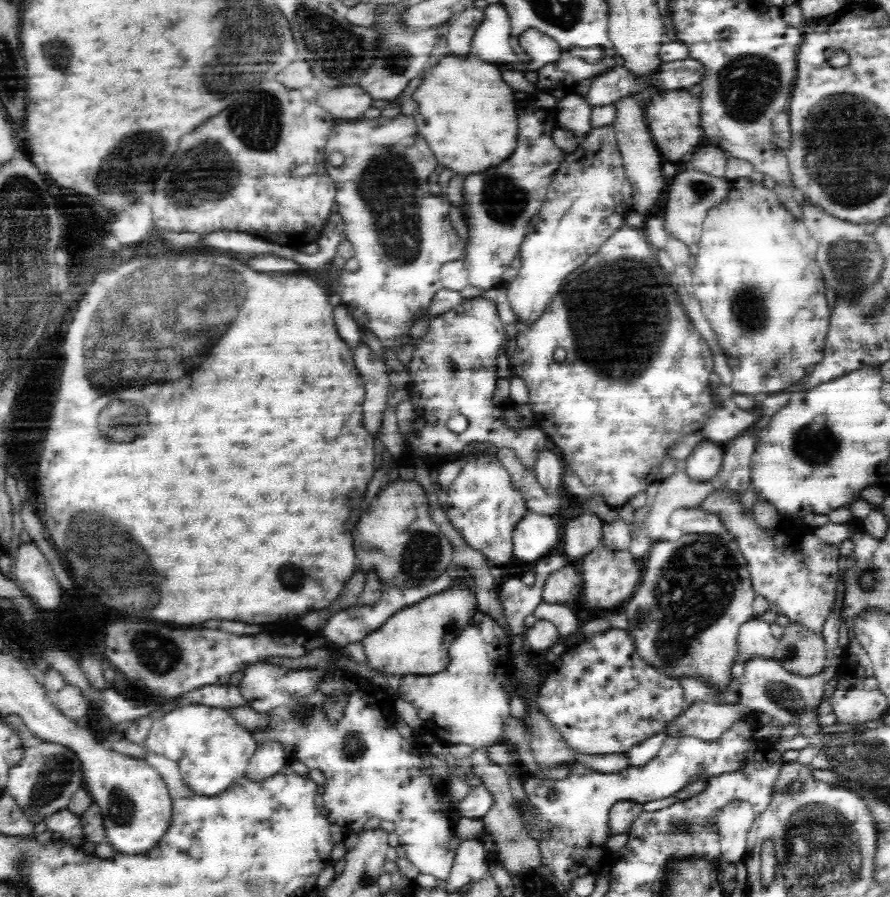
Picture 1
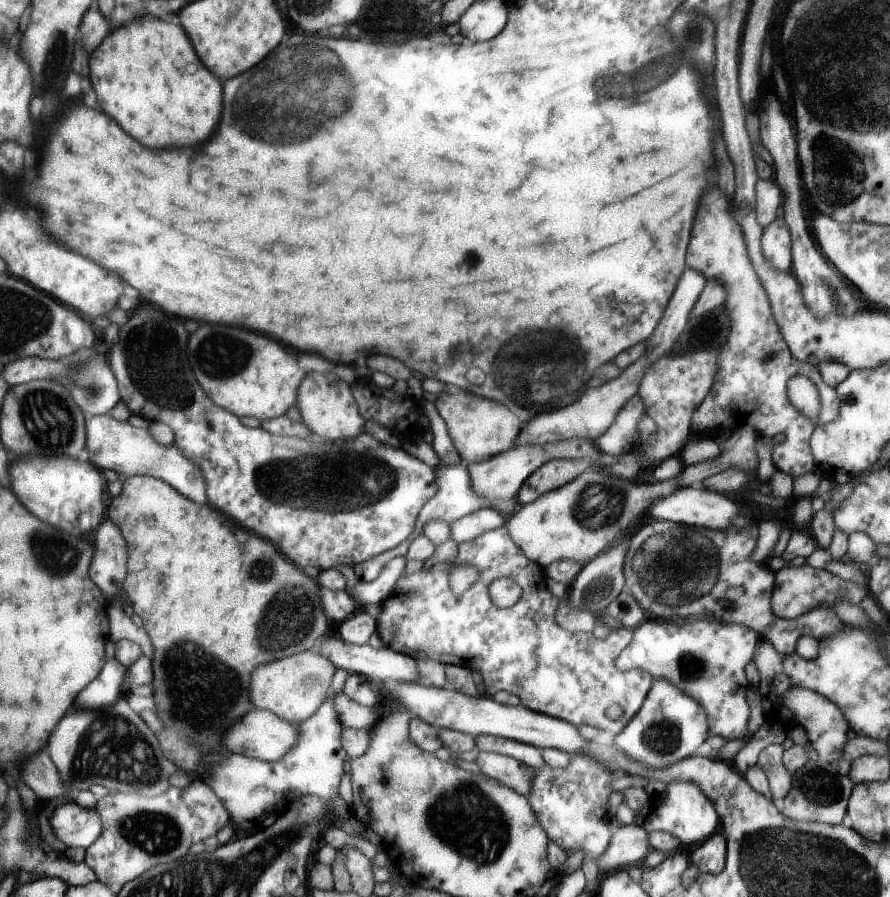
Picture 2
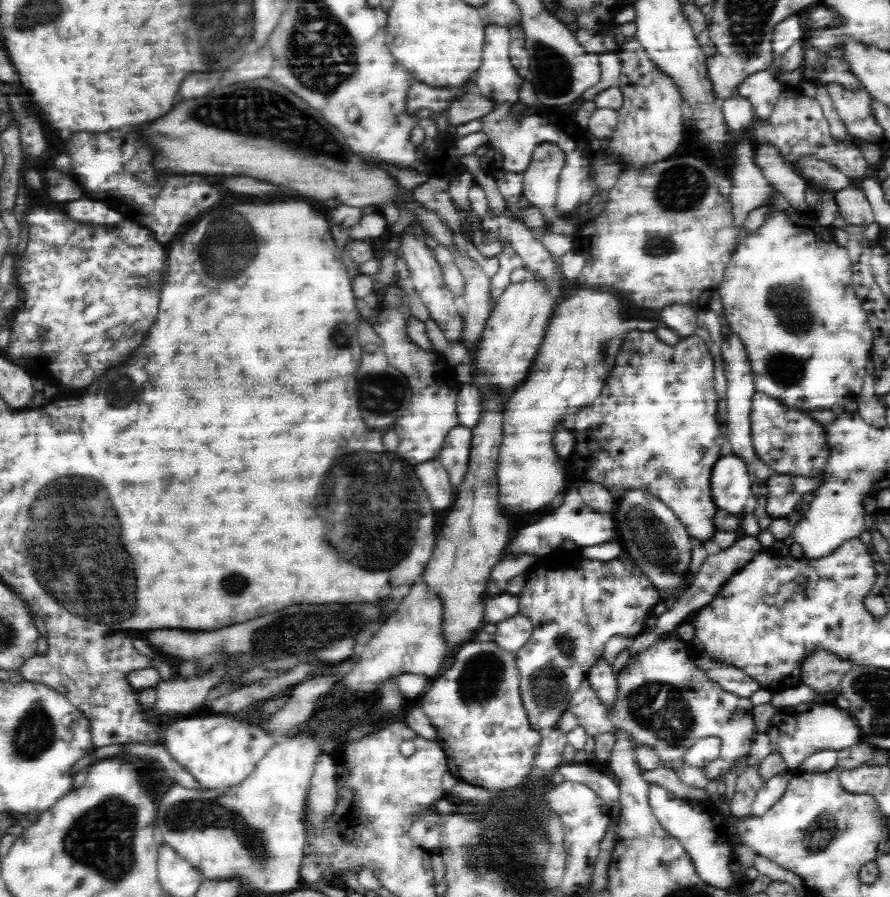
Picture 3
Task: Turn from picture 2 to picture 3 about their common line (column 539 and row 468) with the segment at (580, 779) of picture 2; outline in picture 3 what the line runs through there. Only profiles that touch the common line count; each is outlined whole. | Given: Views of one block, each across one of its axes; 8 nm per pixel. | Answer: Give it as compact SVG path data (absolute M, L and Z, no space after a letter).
M762 391L752 397L749 415L755 455L775 474L813 479L824 470L828 464L828 438L824 436L824 426L818 426L812 416L788 408Z

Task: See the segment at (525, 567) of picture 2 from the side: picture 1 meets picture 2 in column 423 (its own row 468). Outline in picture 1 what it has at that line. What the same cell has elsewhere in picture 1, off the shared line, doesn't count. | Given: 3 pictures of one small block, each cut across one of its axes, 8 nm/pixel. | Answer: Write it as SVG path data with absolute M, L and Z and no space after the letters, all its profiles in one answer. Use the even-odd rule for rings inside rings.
M620 228L614 236L610 236L601 244L596 254L592 255L584 264L576 268L572 274L566 276L564 286L560 292L550 300L540 318L530 324L516 323L516 345L515 350L511 352L513 358L512 374L521 378L527 388L527 405L533 412L534 426L542 430L562 453L563 462L568 465L570 470L576 472L580 482L588 488L590 498L592 496L604 496L601 498L603 503L610 510L622 508L624 504L629 504L639 492L645 492L652 483L657 482L658 469L672 444L681 436L690 435L693 432L700 431L704 423L710 418L716 403L713 400L713 388L708 381L710 374L714 372L713 357L707 342L700 334L700 331L692 324L684 307L680 304L675 293L675 285L668 284L671 282L670 277L662 269L656 260L652 260L652 252L646 244L646 238L640 230L636 228ZM562 350L564 360L558 362L554 358L554 352Z

